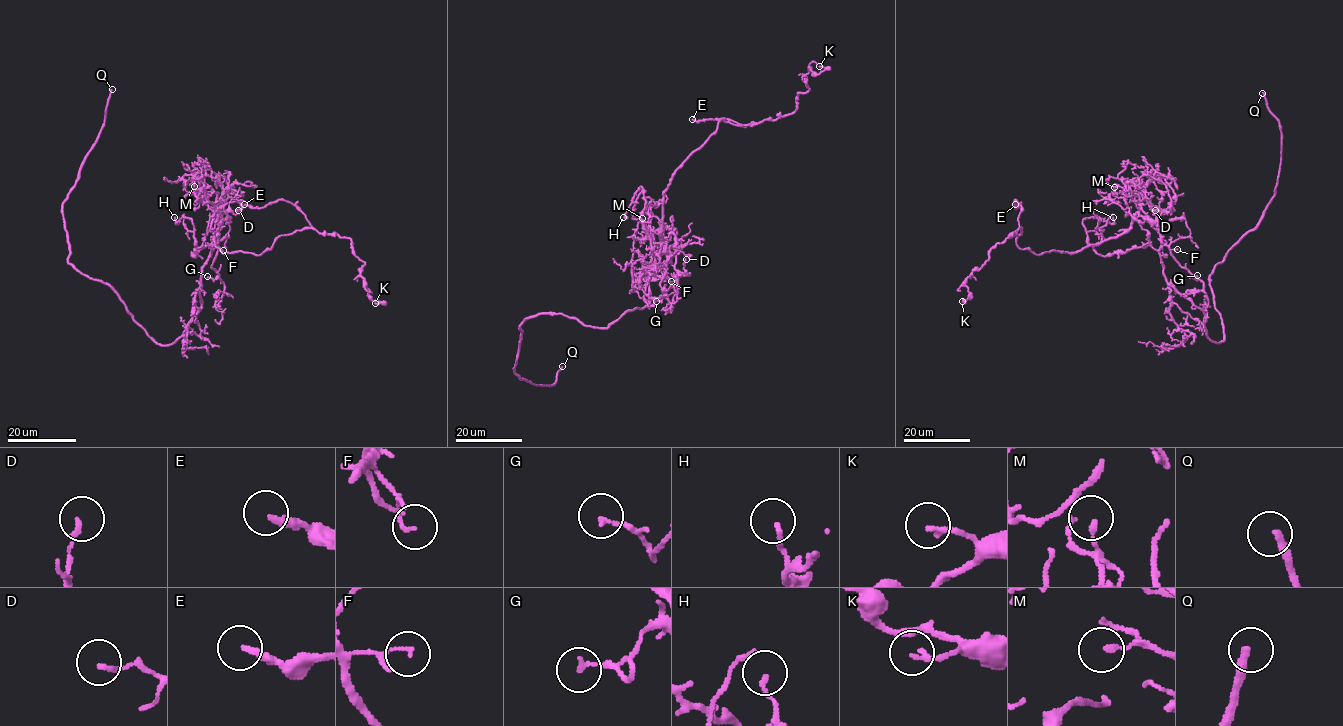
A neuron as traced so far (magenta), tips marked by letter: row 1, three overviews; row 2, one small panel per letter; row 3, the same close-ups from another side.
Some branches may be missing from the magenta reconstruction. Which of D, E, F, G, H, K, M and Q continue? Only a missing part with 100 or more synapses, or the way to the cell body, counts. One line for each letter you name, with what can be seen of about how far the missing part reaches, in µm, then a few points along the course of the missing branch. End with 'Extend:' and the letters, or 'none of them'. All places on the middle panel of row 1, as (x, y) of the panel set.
Q: about 25 µm are missing; missing branch runs (562, 366), (554, 361), (545, 361), (539, 366), (537, 359)
Extend: Q

